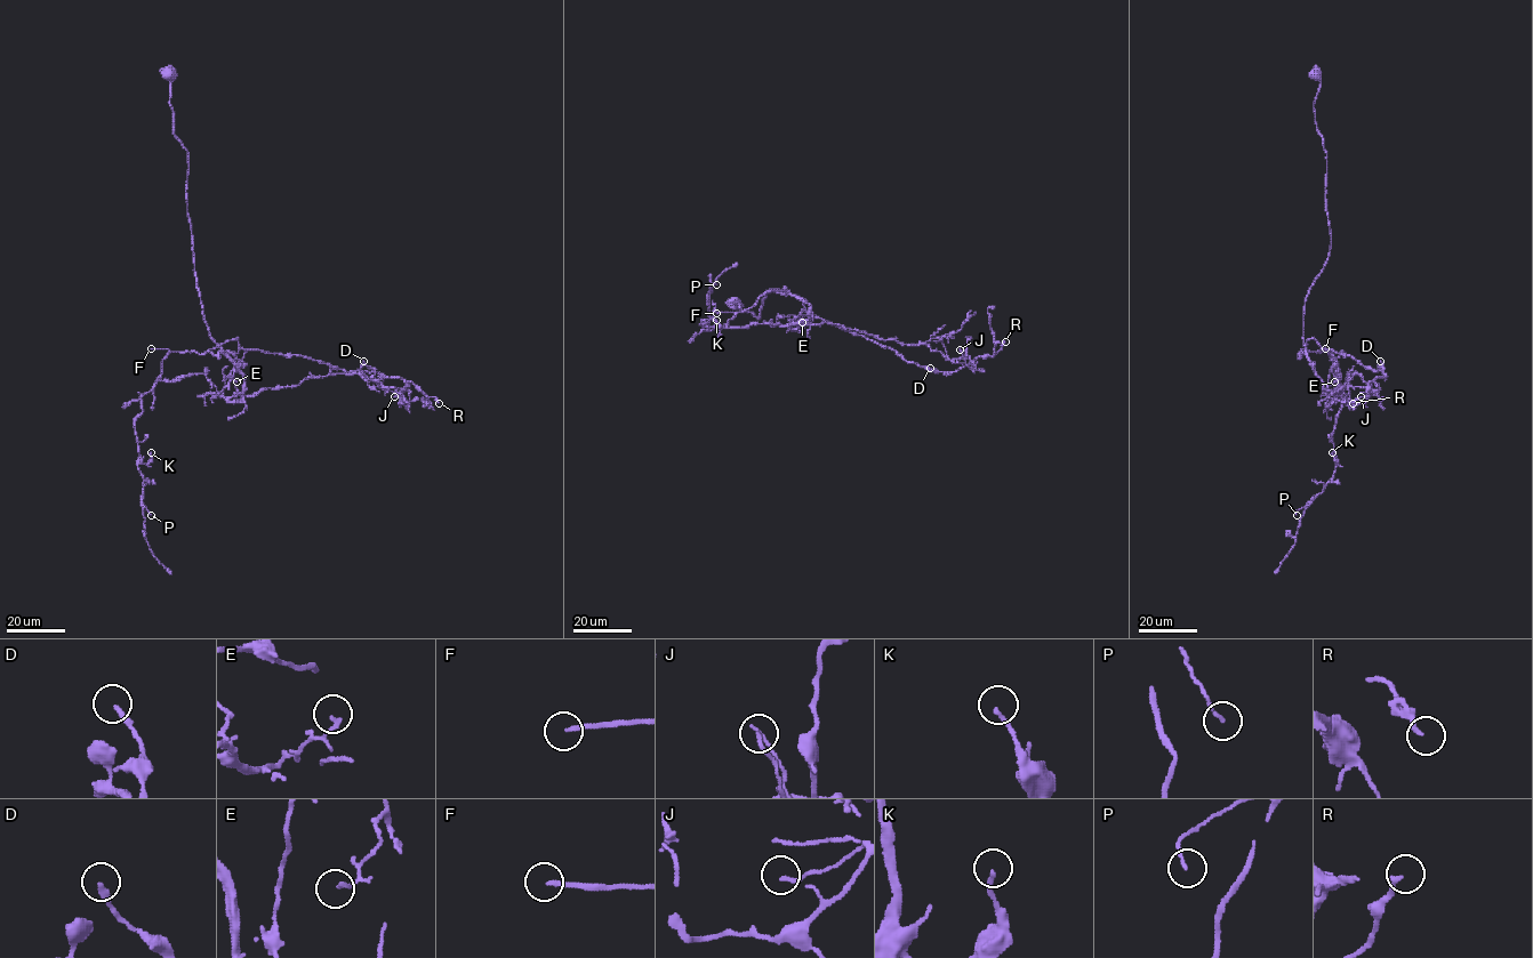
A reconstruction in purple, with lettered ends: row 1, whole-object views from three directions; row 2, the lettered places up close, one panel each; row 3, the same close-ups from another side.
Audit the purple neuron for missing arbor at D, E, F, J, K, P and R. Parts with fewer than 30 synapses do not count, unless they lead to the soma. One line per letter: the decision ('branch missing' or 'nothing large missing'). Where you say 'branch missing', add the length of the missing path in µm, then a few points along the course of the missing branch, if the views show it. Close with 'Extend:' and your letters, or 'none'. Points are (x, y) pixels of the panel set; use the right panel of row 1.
D: nothing large missing
E: nothing large missing
F: branch missing | 40 µm | (1325, 348), (1326, 331), (1359, 276)
J: nothing large missing
K: nothing large missing
P: nothing large missing
R: nothing large missing
Extend: F

